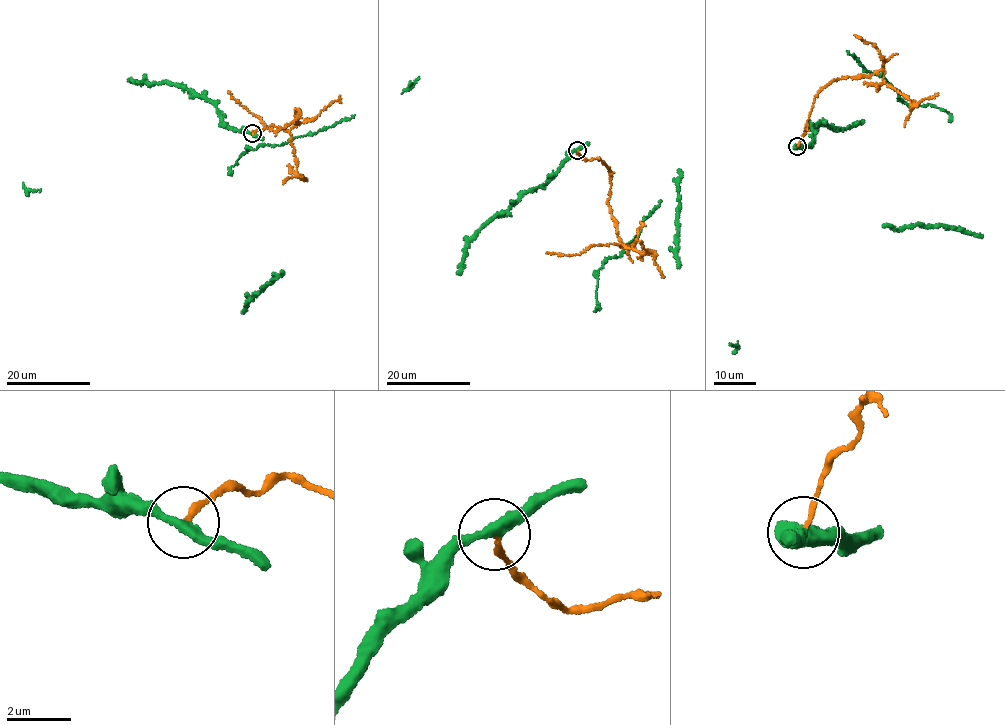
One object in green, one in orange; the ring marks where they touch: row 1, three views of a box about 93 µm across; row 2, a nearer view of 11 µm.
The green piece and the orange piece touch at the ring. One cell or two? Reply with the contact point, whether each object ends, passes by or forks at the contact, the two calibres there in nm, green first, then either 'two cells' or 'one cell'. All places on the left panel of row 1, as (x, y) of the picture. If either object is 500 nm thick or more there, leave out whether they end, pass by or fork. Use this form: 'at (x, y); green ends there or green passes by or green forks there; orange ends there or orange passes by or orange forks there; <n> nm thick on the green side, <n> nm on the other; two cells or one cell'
at (252, 133); green passes by; orange ends there; 280 nm thick on the green side, 150 nm on the other; two cells

